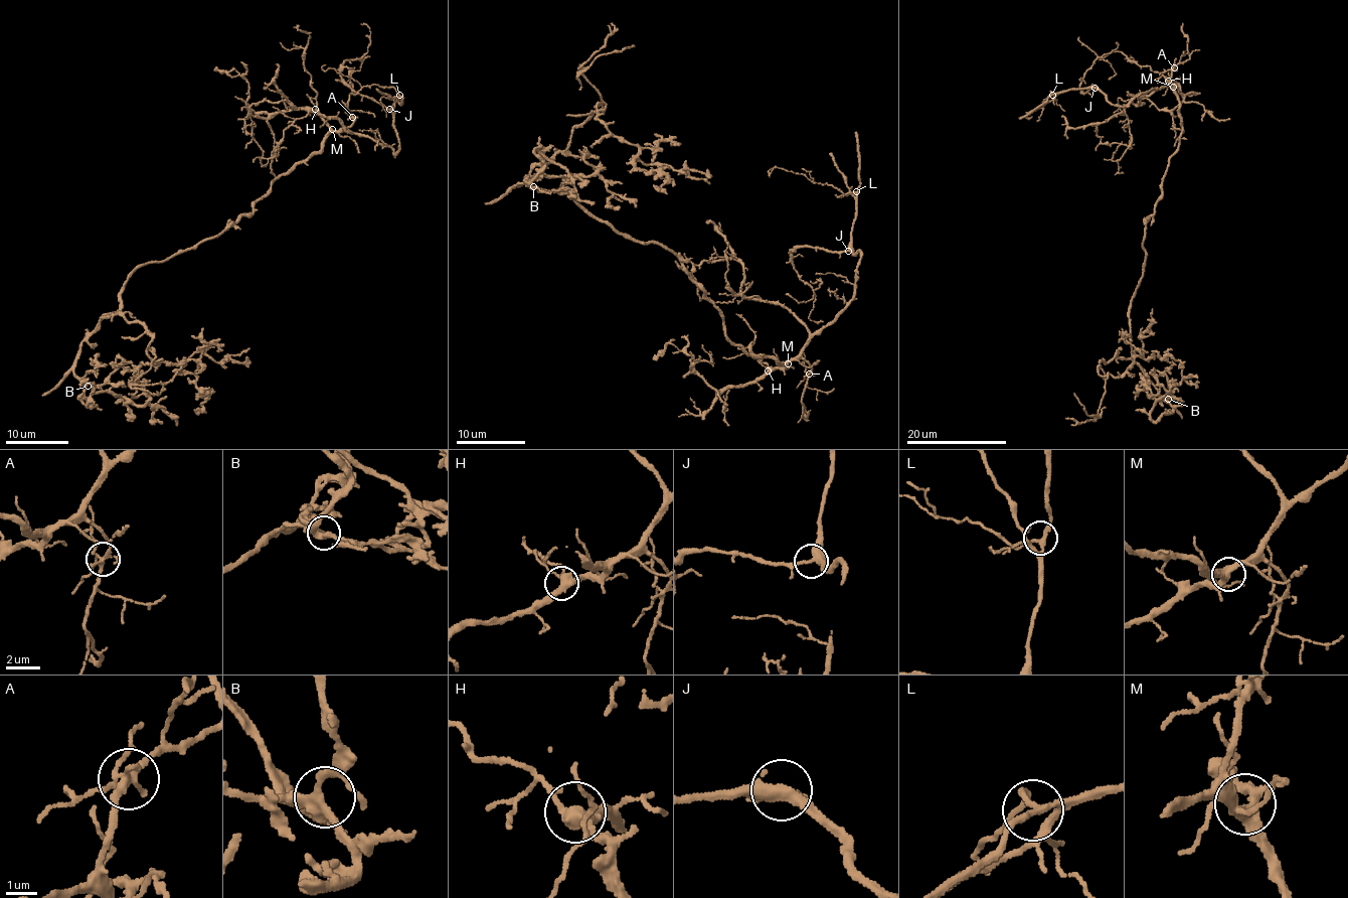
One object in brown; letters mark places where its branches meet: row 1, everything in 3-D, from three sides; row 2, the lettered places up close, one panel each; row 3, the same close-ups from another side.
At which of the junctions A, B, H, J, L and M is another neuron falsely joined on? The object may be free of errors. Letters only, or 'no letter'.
no letter

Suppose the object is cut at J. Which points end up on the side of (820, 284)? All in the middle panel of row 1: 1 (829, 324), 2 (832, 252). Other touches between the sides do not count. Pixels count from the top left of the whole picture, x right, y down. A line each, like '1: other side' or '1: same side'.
1: other side
2: same side

